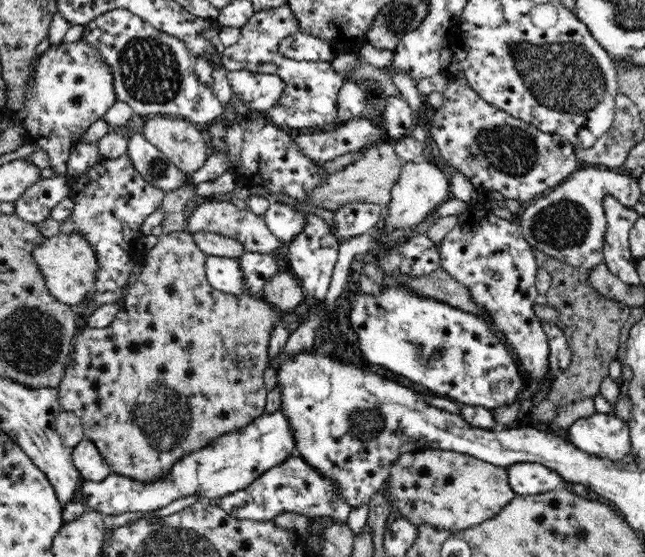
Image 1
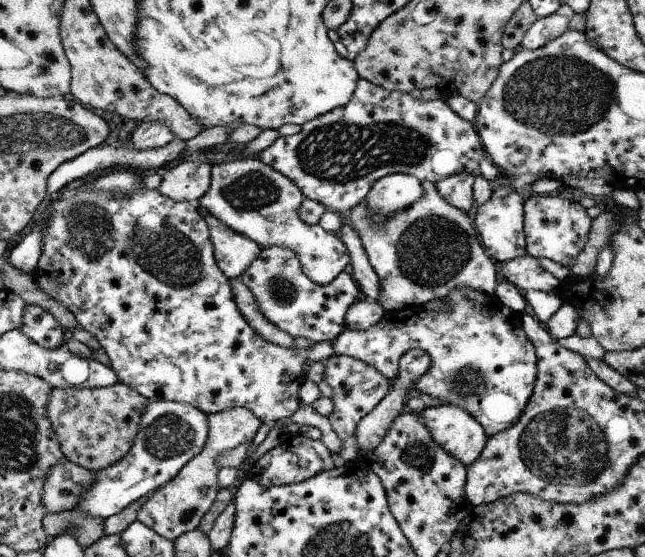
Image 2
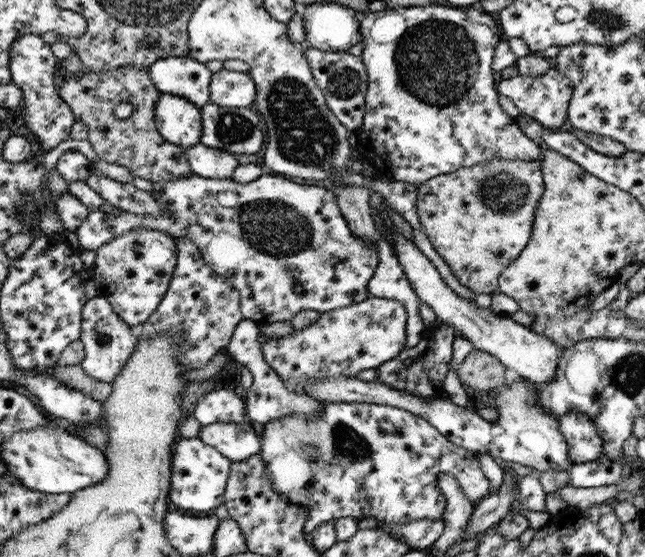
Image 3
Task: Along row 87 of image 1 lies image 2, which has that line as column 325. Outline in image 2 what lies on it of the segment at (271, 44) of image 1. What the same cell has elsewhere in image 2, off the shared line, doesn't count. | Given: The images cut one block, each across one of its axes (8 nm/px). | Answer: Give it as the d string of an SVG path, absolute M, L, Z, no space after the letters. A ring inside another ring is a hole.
M281 245L262 249L252 264L243 271L240 279L248 286L260 306L260 311L270 323L294 339L302 337L311 340L317 347L336 339L340 332L346 329L346 312L361 296L361 291L349 270L338 274L329 284L314 283L304 274L296 254Z

